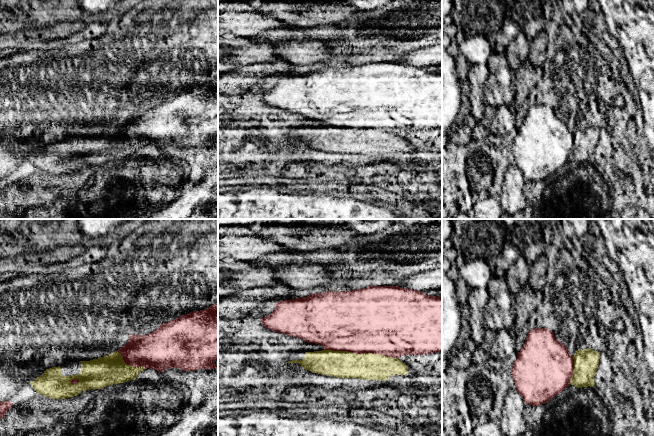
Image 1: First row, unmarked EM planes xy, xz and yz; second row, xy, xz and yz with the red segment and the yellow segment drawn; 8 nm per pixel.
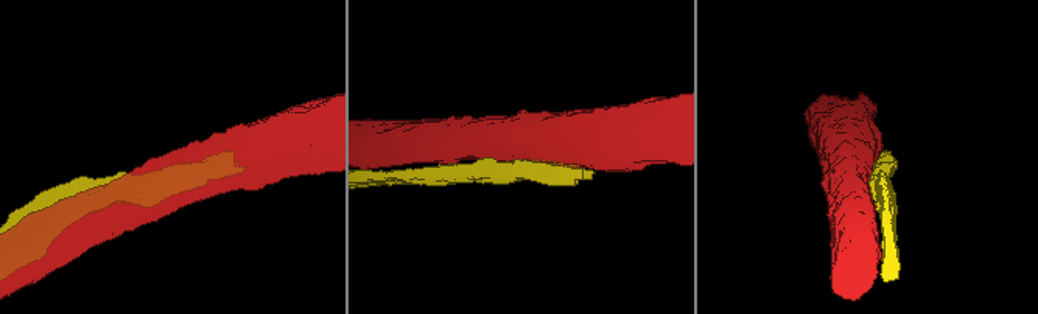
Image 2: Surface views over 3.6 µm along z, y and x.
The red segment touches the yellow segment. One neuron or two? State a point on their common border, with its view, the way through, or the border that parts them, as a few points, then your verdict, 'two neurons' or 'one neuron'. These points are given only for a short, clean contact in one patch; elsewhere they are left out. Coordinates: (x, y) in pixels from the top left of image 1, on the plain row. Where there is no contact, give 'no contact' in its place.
contact xz (361, 129); two neurons

